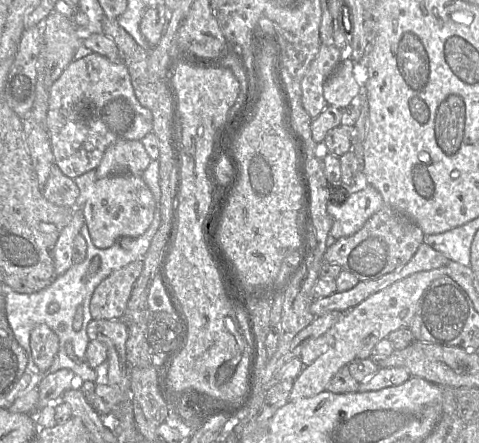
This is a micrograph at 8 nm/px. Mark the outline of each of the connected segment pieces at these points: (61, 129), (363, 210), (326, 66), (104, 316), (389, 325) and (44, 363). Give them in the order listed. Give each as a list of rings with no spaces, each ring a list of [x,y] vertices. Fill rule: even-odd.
[[[97,53],[73,60],[49,90],[47,132],[54,164],[65,176],[73,180],[90,170],[95,170],[111,145],[119,141],[141,141],[145,135],[152,132],[152,128],[152,113],[137,100],[129,71],[122,61],[110,61]]]
[[[370,184],[350,194],[343,204],[329,202],[326,210],[332,219],[330,235],[339,239],[355,234],[384,205],[381,194]]]
[[[323,45],[310,63],[302,81],[302,105],[309,116],[316,118],[328,105],[323,95],[323,85],[346,55],[335,45]]]
[[[137,260],[113,271],[94,290],[90,301],[90,314],[94,320],[119,320],[125,313],[132,288],[143,269],[143,260]]]
[[[446,266],[416,272],[370,295],[357,306],[345,311],[339,321],[324,334],[328,340],[328,350],[304,367],[293,381],[290,400],[313,397],[325,391],[330,380],[343,366],[349,366],[356,359],[370,358],[372,349],[380,340],[387,339],[391,332],[400,328],[409,328],[423,293],[435,279],[444,275],[447,275]]]
[[[40,324],[30,333],[30,348],[33,362],[41,373],[45,373],[58,352],[59,339],[45,324]]]

